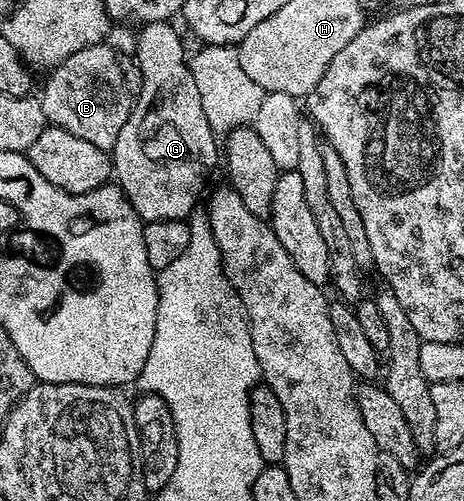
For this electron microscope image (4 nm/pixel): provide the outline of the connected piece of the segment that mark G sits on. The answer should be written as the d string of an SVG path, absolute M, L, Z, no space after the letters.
M150 21L141 29L144 30L136 37L136 53L134 53L136 65L141 69L141 83L138 86L140 98L138 96L135 98L132 106L132 113L126 119L122 131L118 131L118 139L114 143L114 147L110 150L114 177L119 184L120 190L124 192L126 199L132 204L136 214L140 216L141 221L145 223L150 221L182 221L197 208L196 196L200 193L199 185L211 175L212 168L216 165L218 137L217 134L212 132L210 123L206 119L206 111L202 111L202 95L198 95L198 83L192 74L191 64L186 60L186 53L184 57L184 45L180 42L180 37L176 34L175 27L168 21Z

